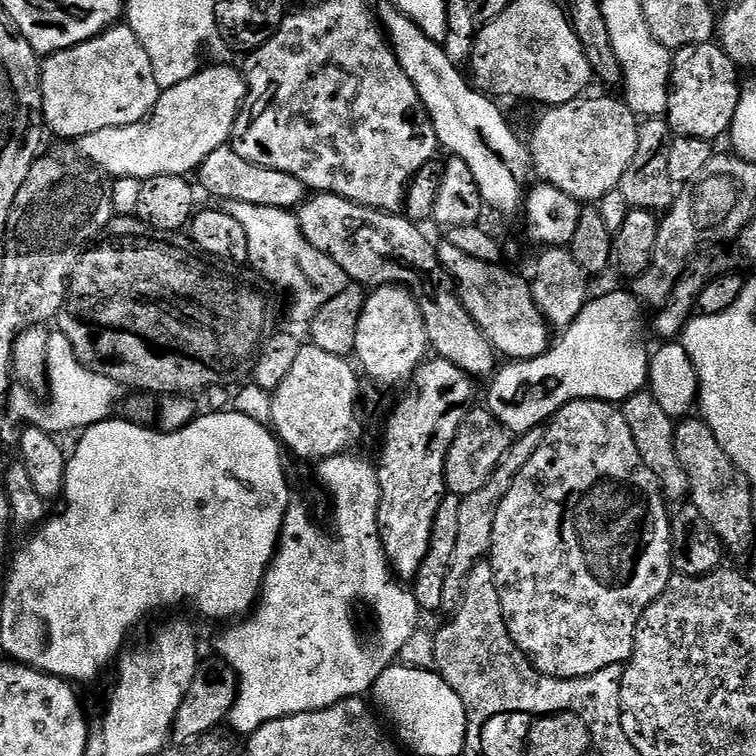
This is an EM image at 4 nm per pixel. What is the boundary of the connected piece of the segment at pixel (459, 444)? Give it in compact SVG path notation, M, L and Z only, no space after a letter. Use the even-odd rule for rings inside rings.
M487 407L469 408L465 412L462 426L458 426L458 434L454 434L454 442L450 442L450 450L446 454L445 489L451 495L461 498L474 494L474 490L482 490L482 486L486 486L486 482L502 462L513 439L513 433L503 428Z

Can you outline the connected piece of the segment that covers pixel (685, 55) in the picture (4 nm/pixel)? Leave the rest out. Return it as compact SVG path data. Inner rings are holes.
M709 42L675 49L672 57L672 78L668 85L668 111L666 113L668 127L673 133L676 136L702 138L709 142L716 142L720 135L723 137L729 131L739 100L741 81L736 80L736 75L738 75L736 65L732 63L732 59L726 55L719 43Z

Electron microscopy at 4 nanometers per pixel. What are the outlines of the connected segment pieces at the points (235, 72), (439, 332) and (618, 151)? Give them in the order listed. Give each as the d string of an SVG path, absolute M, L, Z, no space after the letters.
M220 66L218 68L201 67L186 82L178 86L163 89L156 97L152 113L145 121L139 120L130 126L110 126L94 130L94 134L81 136L78 147L85 161L92 167L100 169L105 177L116 180L145 181L159 176L188 176L199 169L201 162L210 158L214 150L225 147L232 137L233 126L241 115L242 102L248 94L248 87L243 73L236 67Z
M316 194L304 201L298 209L301 232L306 241L314 248L326 254L338 264L348 276L349 281L361 286L379 286L382 284L396 284L405 288L416 300L422 310L422 322L426 322L426 334L431 351L437 357L450 362L466 375L479 378L491 377L497 371L497 353L493 351L490 342L480 332L475 320L467 313L457 296L457 290L448 273L439 262L437 245L428 241L415 223L404 214L380 212L377 208L363 208L344 200L341 196Z
M596 96L593 100L588 100L589 98L581 98L578 100L571 100L565 104L553 104L547 109L548 112L540 121L536 124L536 129L532 132L532 140L527 141L528 145L528 155L530 157L530 168L533 173L536 172L540 175L539 179L545 184L549 184L552 188L557 188L566 194L570 198L581 202L587 202L587 200L600 200L603 196L608 196L617 191L622 182L622 174L626 174L626 166L630 166L630 161L634 159L634 150L638 150L638 130L640 129L640 124L638 123L638 117L630 109L628 105L624 103L623 99L616 98L616 100L611 100L608 96Z

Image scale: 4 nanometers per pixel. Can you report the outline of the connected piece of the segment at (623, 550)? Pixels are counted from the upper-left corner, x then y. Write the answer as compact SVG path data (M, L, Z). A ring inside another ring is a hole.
M600 400L572 401L548 421L544 428L544 437L534 450L534 458L522 466L522 470L512 480L512 485L498 506L498 514L494 518L494 538L490 563L494 570L494 578L498 588L498 598L502 602L502 614L508 627L510 638L522 650L533 668L544 676L553 676L559 680L573 680L590 674L598 674L598 670L606 670L606 666L623 665L632 656L632 647L636 637L636 627L642 614L666 590L672 581L672 522L669 505L660 491L654 474L647 468L634 444L630 427L626 424L621 409L615 403Z

